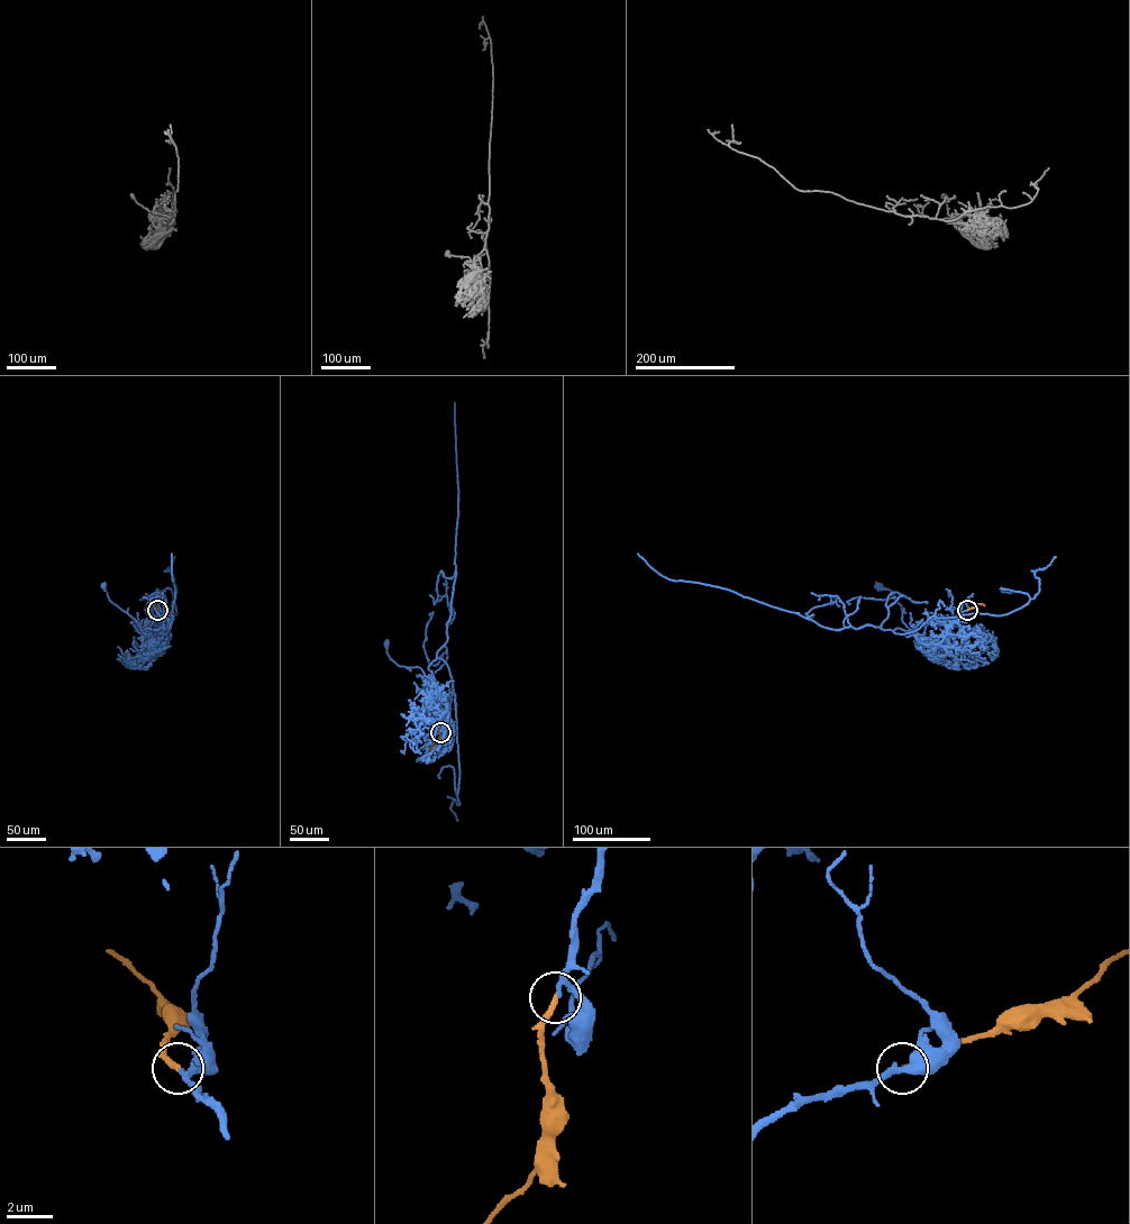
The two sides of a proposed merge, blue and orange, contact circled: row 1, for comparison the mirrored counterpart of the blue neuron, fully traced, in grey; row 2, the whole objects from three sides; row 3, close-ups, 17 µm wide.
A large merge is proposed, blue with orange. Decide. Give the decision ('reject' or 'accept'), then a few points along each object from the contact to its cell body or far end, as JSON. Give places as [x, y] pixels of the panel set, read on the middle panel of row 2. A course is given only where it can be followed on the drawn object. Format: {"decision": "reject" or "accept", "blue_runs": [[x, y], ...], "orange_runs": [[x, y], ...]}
{"decision": "accept", "blue_runs": [[440, 732], [449, 709], [445, 693], [420, 668], [398, 665], [390, 658], [385, 644]], "orange_runs": [[440, 732], [430, 749]]}

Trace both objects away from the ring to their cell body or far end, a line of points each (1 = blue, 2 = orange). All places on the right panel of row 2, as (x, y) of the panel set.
1: (967, 610), (949, 626), (939, 642), (923, 645), (903, 622), (901, 605), (893, 593), (878, 586)
2: (967, 610), (978, 603), (984, 605)

